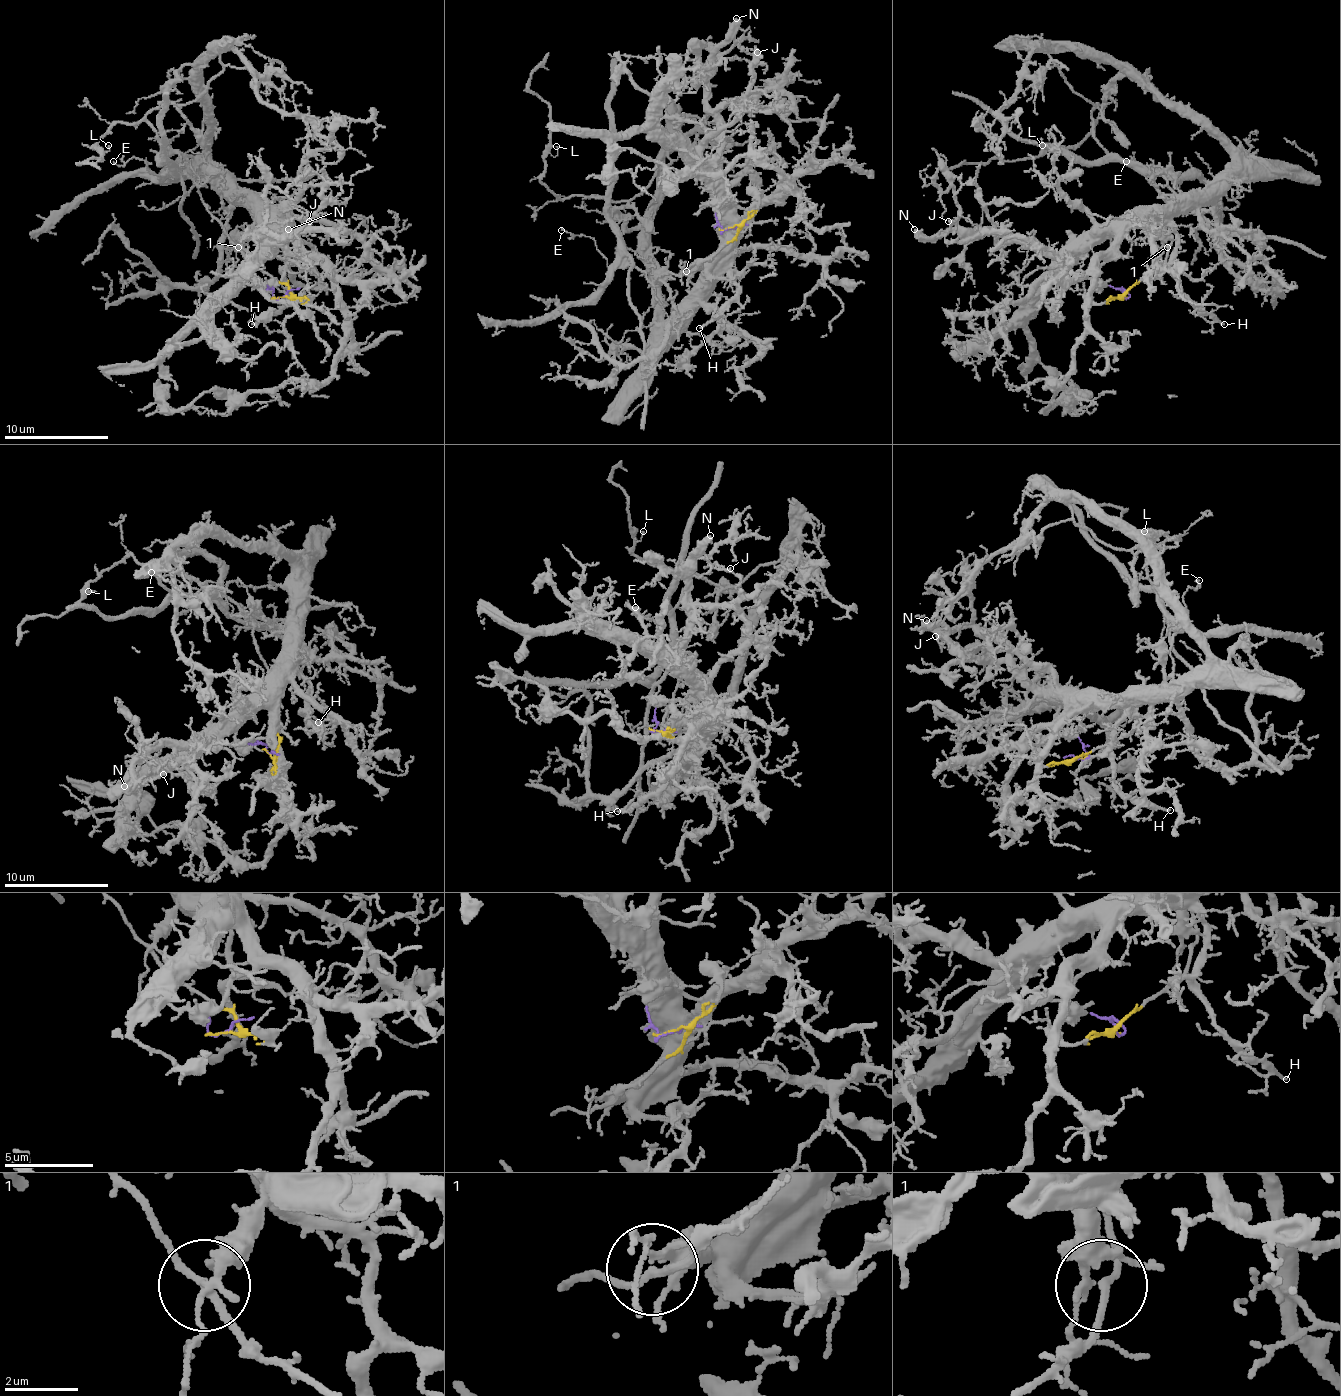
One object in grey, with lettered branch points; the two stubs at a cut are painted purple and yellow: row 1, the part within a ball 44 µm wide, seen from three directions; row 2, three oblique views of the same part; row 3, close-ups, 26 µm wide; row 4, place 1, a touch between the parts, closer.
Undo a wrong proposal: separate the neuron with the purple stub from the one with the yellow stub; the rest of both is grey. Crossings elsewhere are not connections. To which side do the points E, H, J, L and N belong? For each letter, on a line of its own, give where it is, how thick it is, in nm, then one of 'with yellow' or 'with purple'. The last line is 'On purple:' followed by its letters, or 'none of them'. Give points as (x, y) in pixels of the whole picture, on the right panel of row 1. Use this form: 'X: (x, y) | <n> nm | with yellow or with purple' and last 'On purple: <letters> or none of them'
E: (1126, 161) | 100 nm | with yellow
H: (1224, 324) | 150 nm | with purple
J: (948, 221) | 100 nm | with purple
L: (1042, 145) | 100 nm | with yellow
N: (914, 229) | 480 nm | with purple
On purple: H, J, N

